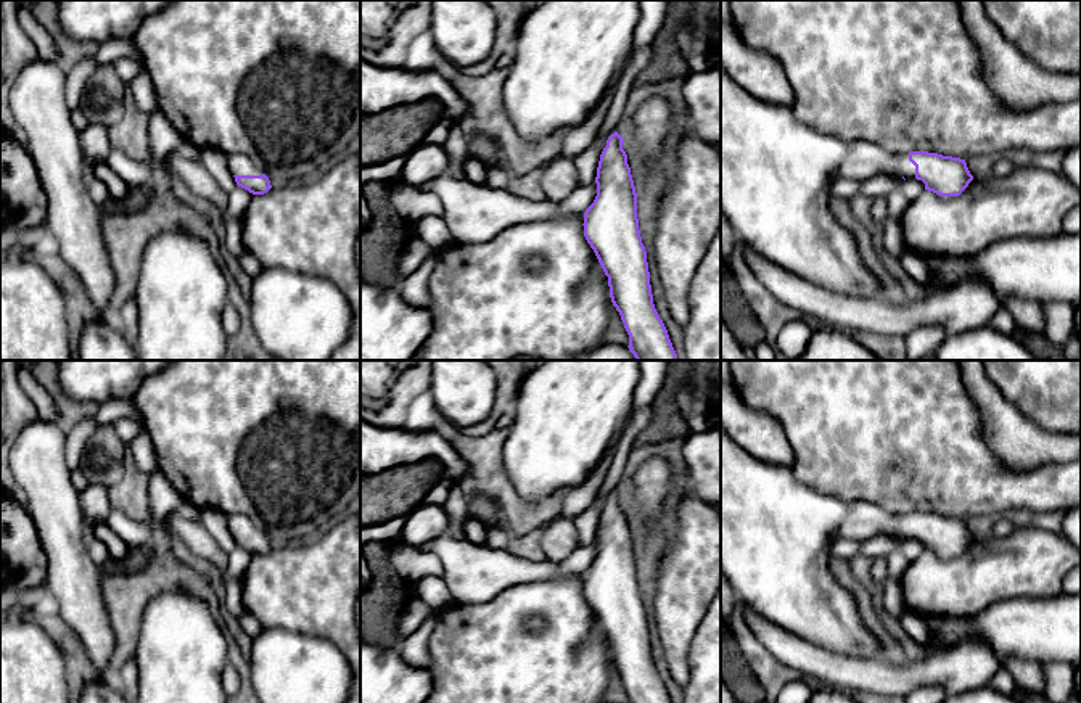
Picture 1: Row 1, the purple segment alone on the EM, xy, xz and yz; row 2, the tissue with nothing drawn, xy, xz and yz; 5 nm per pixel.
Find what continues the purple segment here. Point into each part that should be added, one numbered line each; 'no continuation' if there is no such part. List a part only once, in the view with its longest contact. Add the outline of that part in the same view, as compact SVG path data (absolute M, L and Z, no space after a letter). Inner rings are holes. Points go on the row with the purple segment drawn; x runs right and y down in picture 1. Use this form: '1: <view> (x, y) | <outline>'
1: xy (240, 164) | M241 153L227 154L227 166L233 175L262 175L265 174L246 154L241 154Z

